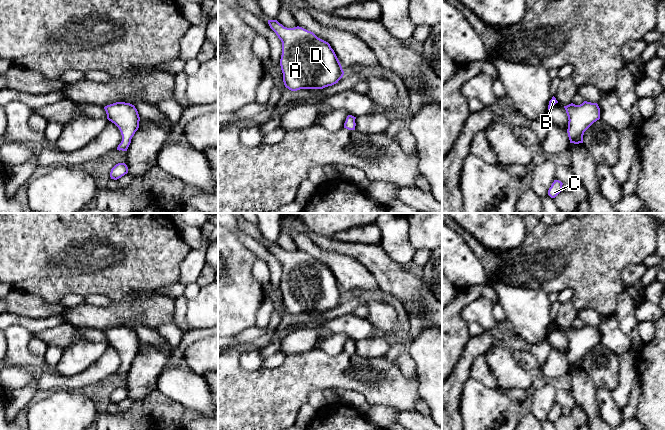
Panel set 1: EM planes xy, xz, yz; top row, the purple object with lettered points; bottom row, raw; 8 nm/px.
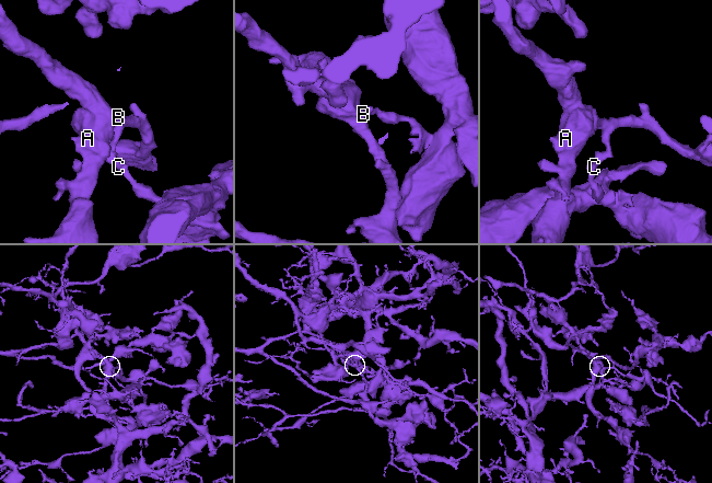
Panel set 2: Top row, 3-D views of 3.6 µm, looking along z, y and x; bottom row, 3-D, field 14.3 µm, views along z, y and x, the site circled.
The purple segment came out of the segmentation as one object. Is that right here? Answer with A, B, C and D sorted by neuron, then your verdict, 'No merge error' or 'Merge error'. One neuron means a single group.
Groups: A B D / C. Merge error

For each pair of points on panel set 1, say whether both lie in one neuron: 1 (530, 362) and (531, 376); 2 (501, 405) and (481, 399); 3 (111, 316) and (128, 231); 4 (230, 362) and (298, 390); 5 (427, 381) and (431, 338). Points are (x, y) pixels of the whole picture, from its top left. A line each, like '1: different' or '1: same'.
1: different
2: same
3: different
4: same
5: same

